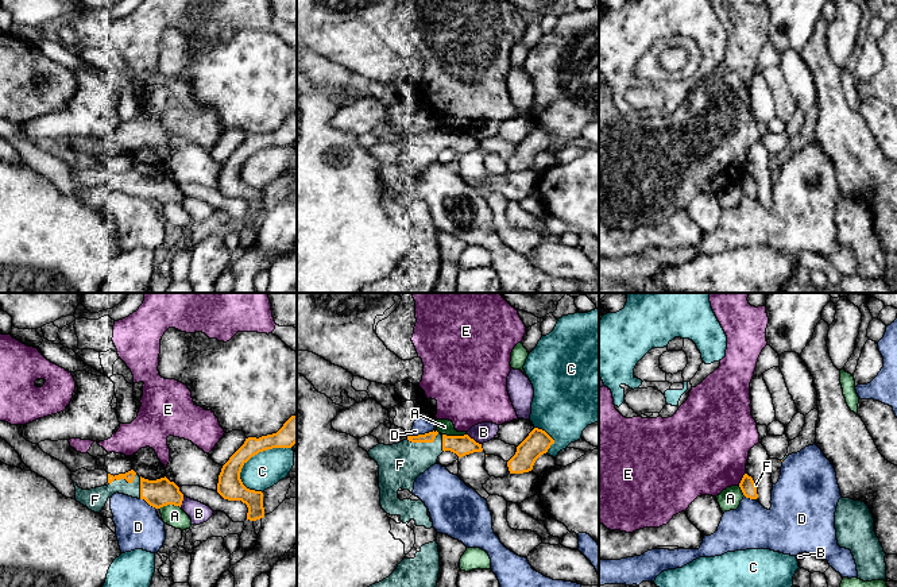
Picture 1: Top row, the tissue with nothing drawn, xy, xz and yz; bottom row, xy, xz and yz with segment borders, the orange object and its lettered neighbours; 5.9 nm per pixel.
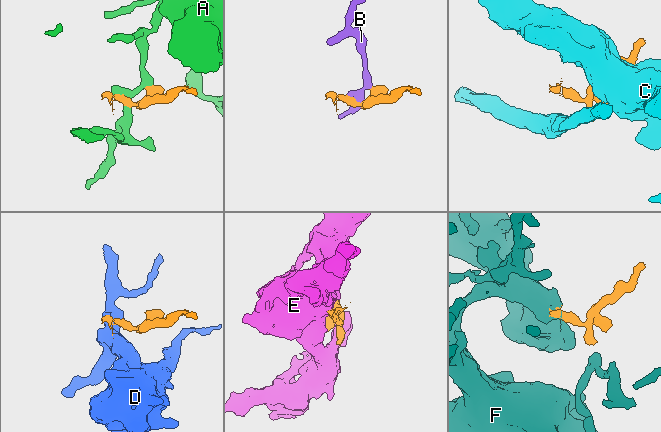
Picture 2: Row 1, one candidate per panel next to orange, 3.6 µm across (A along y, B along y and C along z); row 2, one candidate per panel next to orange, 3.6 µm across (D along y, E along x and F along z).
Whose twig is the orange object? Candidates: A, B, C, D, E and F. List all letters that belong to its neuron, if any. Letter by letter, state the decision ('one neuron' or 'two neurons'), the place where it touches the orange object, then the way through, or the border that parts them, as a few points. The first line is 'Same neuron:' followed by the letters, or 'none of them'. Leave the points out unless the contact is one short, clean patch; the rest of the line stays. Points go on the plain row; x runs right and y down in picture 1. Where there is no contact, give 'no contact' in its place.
Same neuron: F
A: two neurons; contact xz (455, 134)
B: two neurons; contact xz (472, 136)
C: two neurons; contact xy (258, 150)
D: two neurons; contact xz (421, 132)
E: two neurons; contact yz (742, 177); border yz (745, 170), (738, 182)
F: one neuron; contact xz (424, 139); way xz (428, 135), (424, 139), (399, 162)

